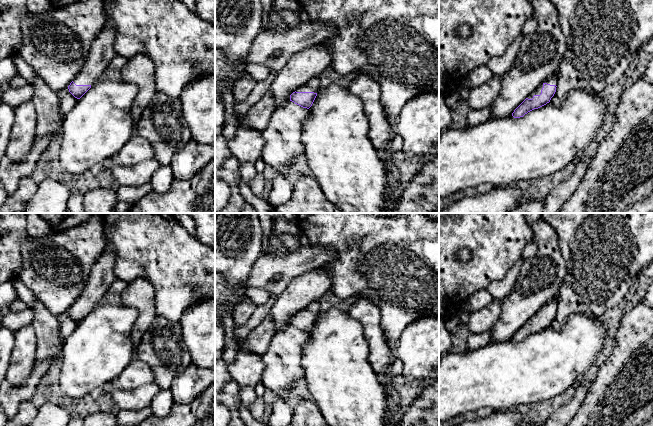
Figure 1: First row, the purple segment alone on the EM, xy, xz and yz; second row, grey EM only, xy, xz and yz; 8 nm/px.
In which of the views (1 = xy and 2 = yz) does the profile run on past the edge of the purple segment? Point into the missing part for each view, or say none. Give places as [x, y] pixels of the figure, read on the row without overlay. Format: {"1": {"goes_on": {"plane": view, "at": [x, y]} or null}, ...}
{"1": {"goes_on": {"plane": "xy", "at": [101, 276]}}, "2": {"goes_on": {"plane": "yz", "at": [553, 303]}}}

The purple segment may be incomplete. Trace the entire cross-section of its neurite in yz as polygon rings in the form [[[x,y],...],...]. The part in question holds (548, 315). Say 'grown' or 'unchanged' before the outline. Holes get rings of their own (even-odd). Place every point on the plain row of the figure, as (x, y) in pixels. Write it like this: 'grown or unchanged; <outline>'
grown; [[[559,296],[542,306],[512,337],[514,342],[523,341],[528,336],[550,326],[556,316]]]

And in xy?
grown; [[[106,240],[106,248],[93,265],[89,277],[87,279],[84,290],[80,294],[76,302],[68,310],[69,316],[77,323],[80,323],[98,304],[102,303],[103,297],[109,291],[109,287],[116,280],[114,274],[115,250],[111,248],[108,240]]]

